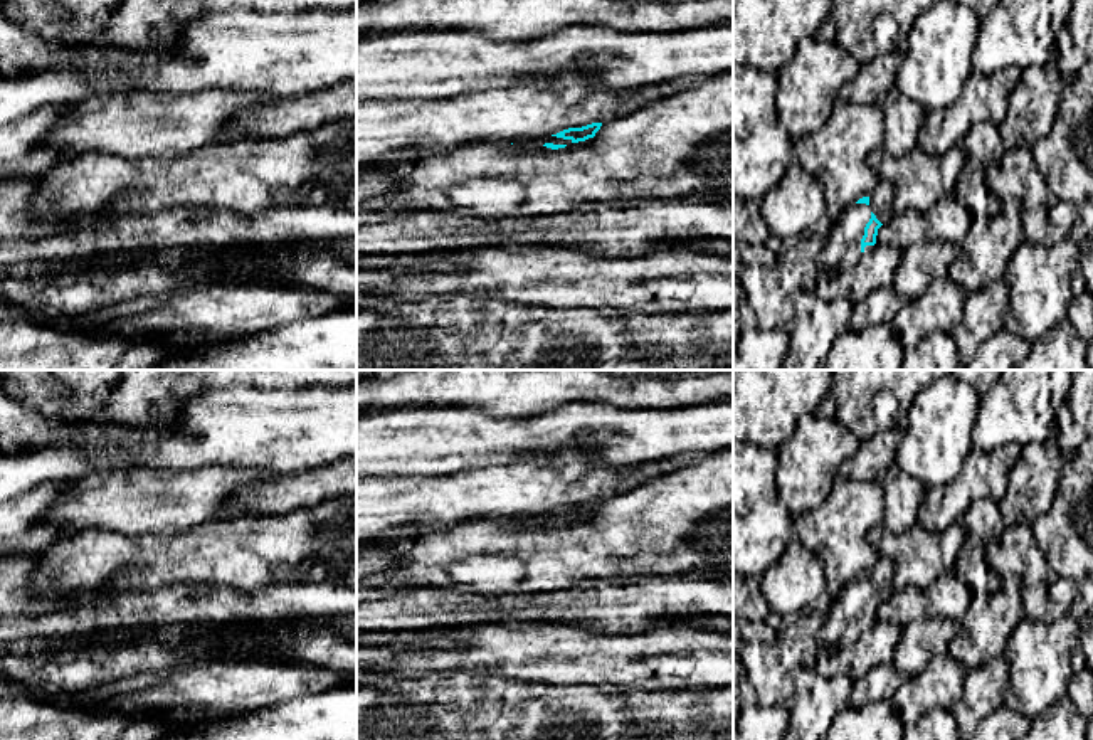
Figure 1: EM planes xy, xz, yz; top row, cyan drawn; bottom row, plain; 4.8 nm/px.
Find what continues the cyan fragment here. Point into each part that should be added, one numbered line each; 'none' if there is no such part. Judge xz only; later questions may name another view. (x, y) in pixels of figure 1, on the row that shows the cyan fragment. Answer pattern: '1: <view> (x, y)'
1: xz (533, 143)

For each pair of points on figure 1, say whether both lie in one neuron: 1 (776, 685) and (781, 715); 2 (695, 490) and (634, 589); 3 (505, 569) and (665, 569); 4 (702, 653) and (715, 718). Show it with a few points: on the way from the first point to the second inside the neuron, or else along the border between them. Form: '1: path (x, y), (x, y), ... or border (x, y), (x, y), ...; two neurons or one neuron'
1: border (754, 702), (760, 705), (787, 705); two neurons
2: border (680, 576), (626, 576), (602, 587); two neurons
3: path (545, 555), (624, 555); one neuron
4: border (715, 687), (688, 687), (670, 692); two neurons

